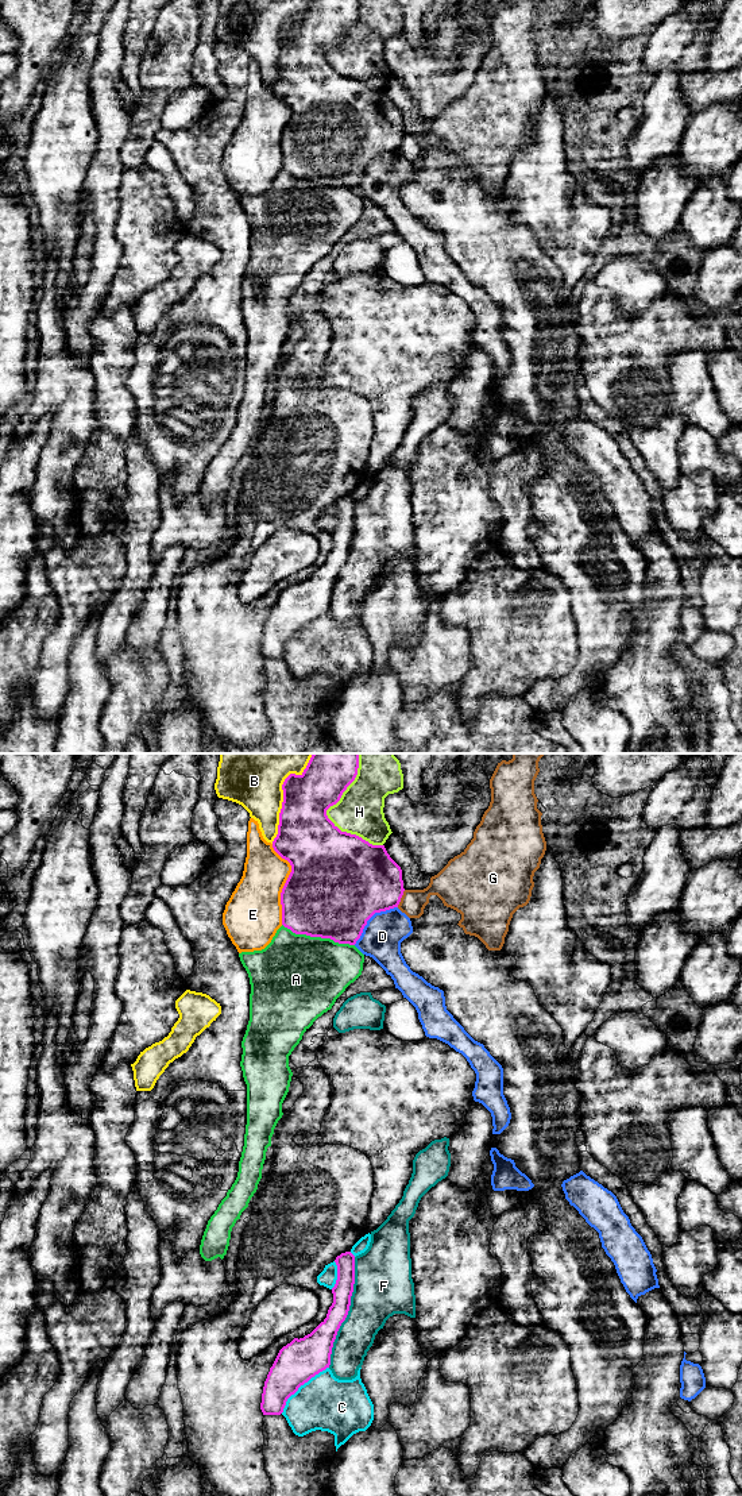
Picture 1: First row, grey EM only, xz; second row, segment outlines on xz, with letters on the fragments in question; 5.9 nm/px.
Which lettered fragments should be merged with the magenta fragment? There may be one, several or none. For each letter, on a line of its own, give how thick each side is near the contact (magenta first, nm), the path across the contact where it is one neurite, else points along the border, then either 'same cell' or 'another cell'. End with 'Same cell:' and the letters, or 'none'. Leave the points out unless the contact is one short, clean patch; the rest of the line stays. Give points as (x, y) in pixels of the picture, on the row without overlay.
A: 500/480 nm | another cell
B: 320/320 nm | another cell
C: 240/320 nm | another cell
D: 500/240 nm | another cell
E: 500/340 nm | another cell
F: 170/320 nm | another cell
G: 420/150 nm | along xz (405, 134), (397, 150) | another cell
H: 380/280 nm | another cell
Same cell: none

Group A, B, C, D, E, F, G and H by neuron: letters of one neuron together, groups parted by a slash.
A / B / C / D / E / F / G / H

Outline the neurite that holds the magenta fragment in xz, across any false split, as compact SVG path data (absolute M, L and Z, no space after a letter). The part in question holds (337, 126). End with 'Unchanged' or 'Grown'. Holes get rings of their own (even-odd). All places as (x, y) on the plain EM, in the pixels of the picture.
M312 0L301 19L290 18L283 28L274 95L291 109L291 116L281 136L282 169L295 178L331 182L339 188L355 189L367 165L380 155L398 151L403 139L401 111L390 101L384 89L372 89L356 78L341 76L326 59L347 31L355 24L359 0Z. Unchanged

